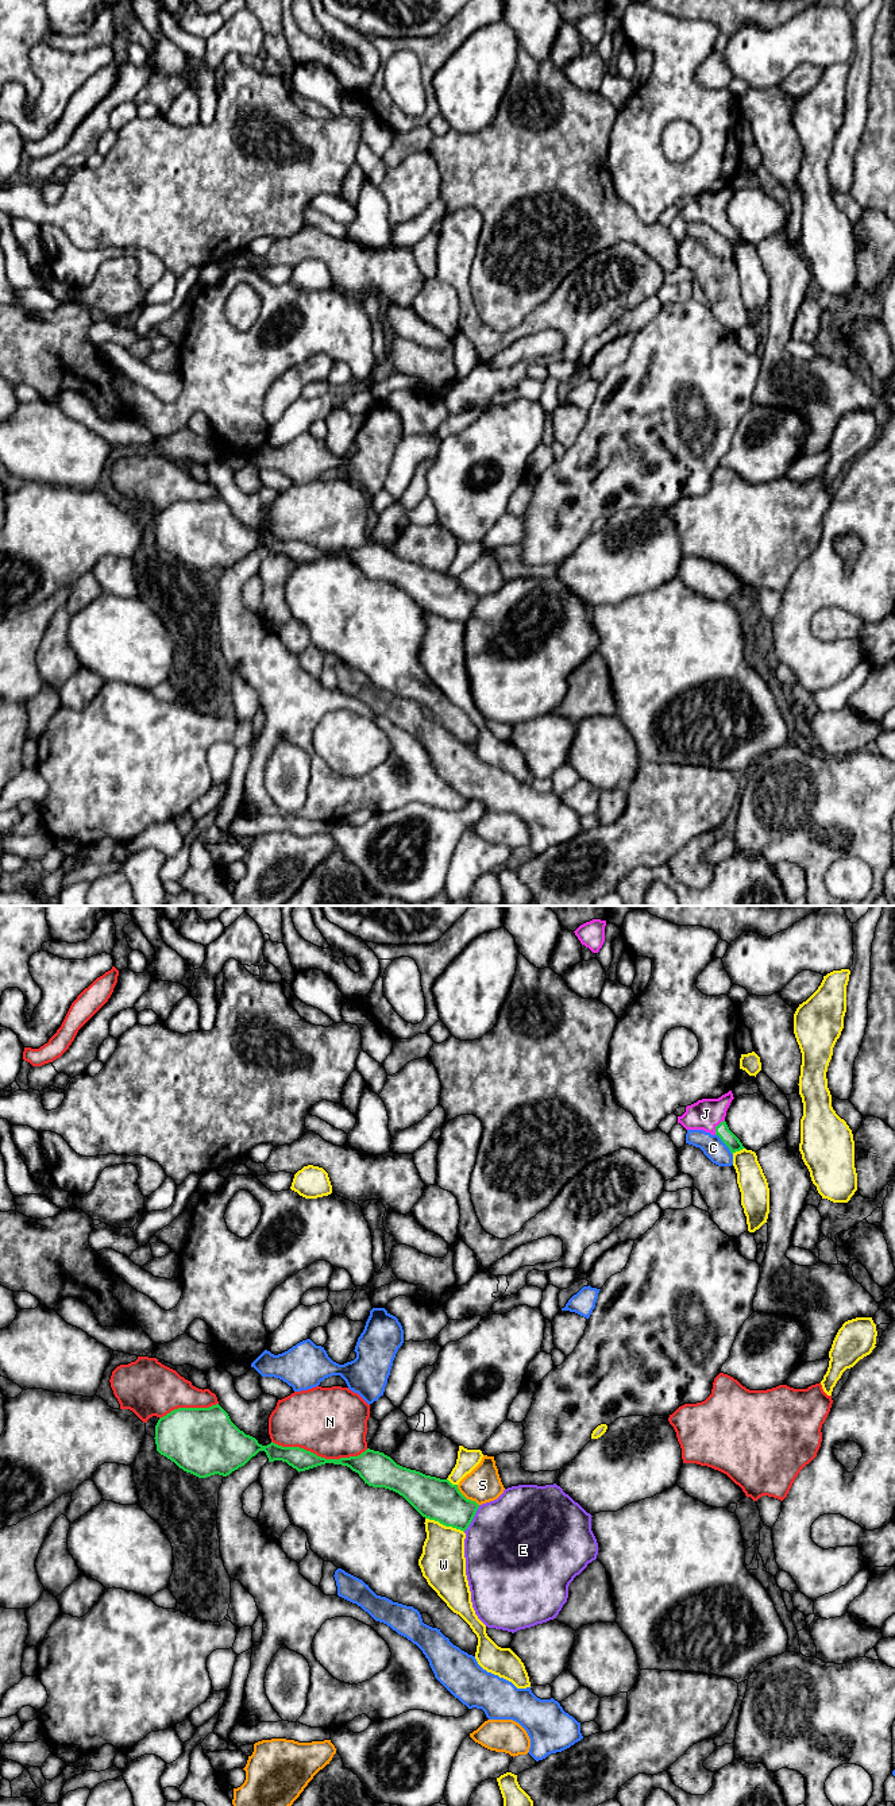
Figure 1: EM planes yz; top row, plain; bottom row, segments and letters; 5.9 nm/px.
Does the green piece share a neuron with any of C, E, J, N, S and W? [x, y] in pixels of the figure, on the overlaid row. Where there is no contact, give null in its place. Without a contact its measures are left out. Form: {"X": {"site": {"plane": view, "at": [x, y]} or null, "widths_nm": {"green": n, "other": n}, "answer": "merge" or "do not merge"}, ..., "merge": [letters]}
{"C": {"site": {"plane": "yz", "at": [725, 1143]}, "widths_nm": {"green": 80, "other": 140}, "answer": "do not merge"}, "E": {"site": {"plane": "yz", "at": [473, 1517]}, "widths_nm": {"green": 240, "other": 500}, "answer": "do not merge"}, "J": {"site": {"plane": "yz", "at": [716, 1127]}, "widths_nm": {"green": 80, "other": 180}, "answer": "merge"}, "N": {"site": {"plane": "yz", "at": [320, 1457]}, "widths_nm": {"green": 130, "other": 420}, "answer": "do not merge"}, "S": {"site": {"plane": "yz", "at": [465, 1497]}, "widths_nm": {"green": 240, "other": 220}, "answer": "do not merge"}, "W": {"site": {"plane": "yz", "at": [444, 1524]}, "widths_nm": {"green": 240, "other": 280}, "answer": "do not merge"}, "merge": ["J"]}

